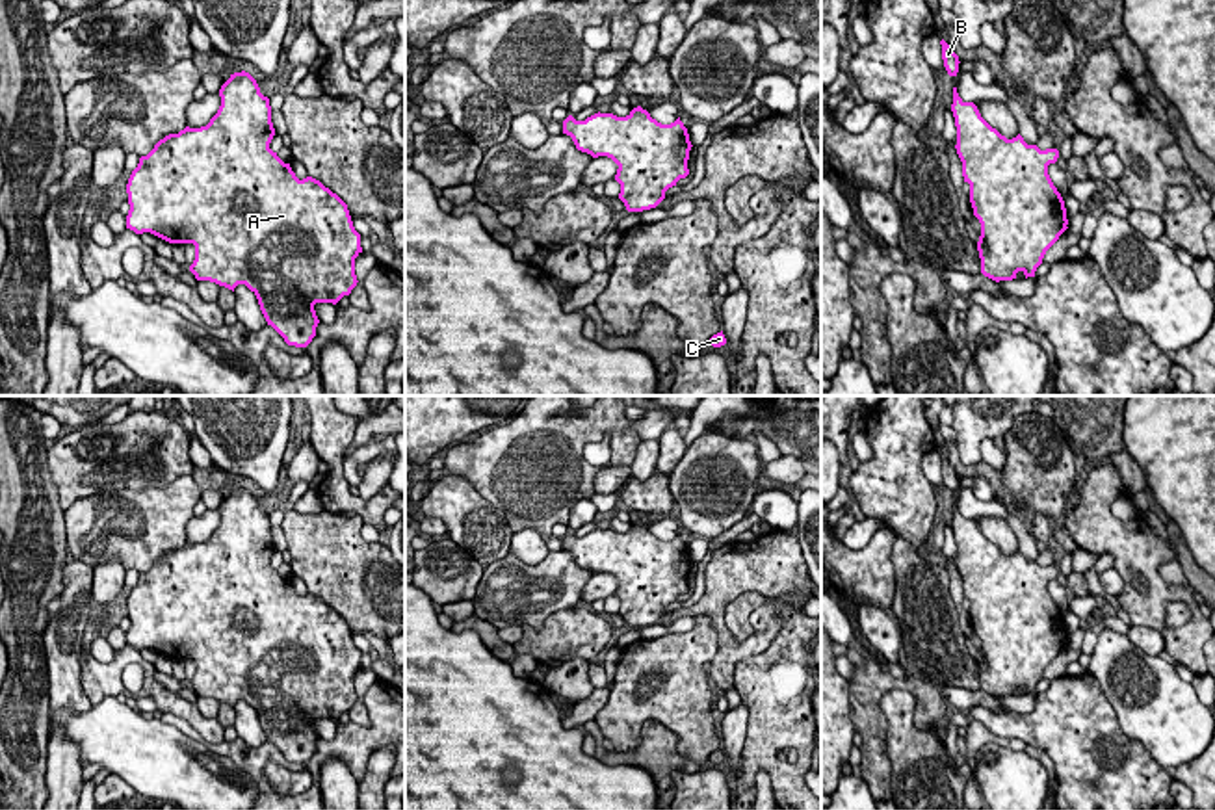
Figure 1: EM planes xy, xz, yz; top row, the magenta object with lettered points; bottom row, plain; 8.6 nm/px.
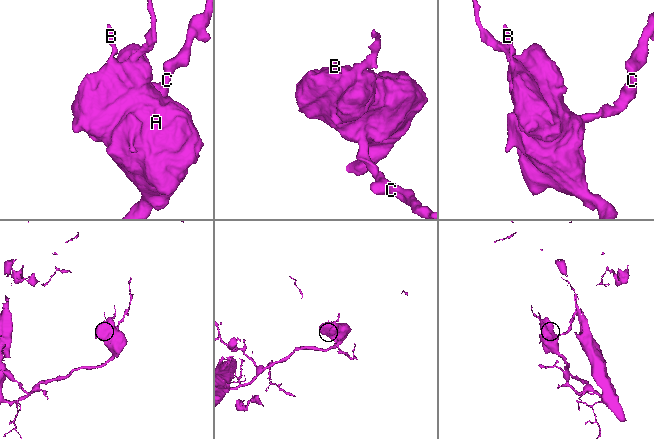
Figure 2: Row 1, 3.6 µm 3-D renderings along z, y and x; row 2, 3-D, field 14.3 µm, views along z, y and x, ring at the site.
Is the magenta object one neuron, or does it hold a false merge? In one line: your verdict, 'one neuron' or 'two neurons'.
one neuron

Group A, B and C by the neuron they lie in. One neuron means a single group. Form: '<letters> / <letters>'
A B C

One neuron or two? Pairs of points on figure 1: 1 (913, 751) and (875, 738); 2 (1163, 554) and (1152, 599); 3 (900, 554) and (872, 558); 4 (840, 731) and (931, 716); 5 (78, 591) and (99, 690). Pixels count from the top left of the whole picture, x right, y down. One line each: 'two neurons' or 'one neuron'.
1: two neurons
2: one neuron
3: two neurons
4: two neurons
5: two neurons

